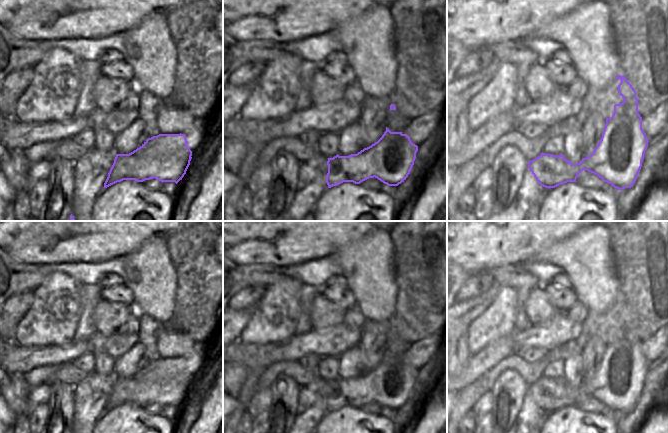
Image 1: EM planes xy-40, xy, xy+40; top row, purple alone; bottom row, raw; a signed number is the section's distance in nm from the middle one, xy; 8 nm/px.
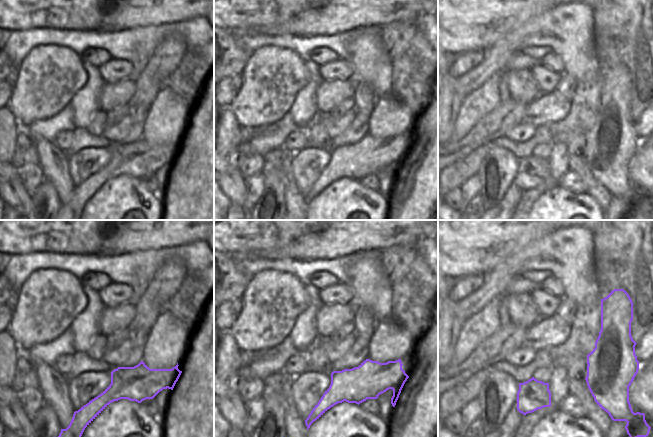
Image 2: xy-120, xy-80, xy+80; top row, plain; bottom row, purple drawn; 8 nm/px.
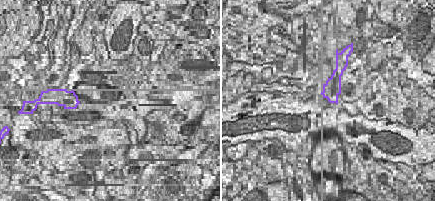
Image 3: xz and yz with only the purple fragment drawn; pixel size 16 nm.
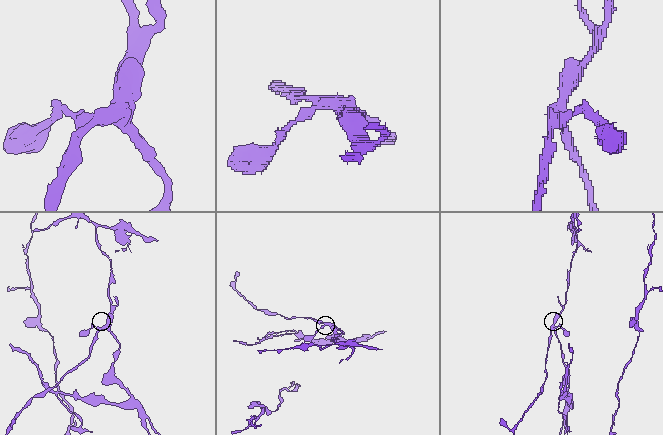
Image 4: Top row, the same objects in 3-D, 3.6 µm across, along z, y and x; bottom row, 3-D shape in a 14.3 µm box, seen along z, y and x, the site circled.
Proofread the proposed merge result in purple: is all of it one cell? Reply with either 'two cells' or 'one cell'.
two cells

